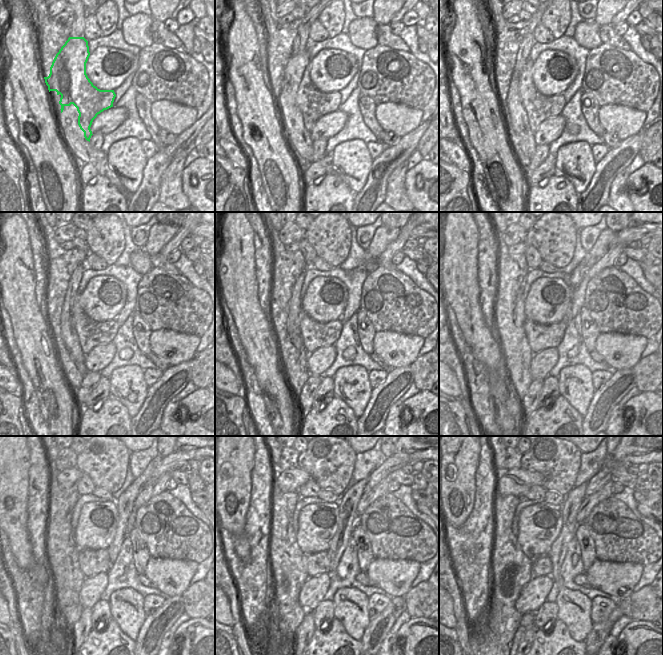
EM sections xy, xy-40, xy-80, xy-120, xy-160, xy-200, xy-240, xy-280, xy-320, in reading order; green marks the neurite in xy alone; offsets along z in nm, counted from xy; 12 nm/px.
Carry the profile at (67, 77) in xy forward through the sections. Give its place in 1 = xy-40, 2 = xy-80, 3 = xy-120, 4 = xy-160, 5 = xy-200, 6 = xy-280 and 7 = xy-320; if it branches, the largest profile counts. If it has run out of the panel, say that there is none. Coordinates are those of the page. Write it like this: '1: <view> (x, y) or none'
1: xy-40 (313, 103)
2: xy-80 (538, 107)
3: xy-120 (90, 333)
4: xy-160 (315, 335)
5: xy-200 (540, 337)
6: xy-280 (318, 563)
7: xy-320 (542, 565)

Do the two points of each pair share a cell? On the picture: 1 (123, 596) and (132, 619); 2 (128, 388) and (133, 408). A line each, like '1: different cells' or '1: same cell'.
1: same cell
2: same cell

